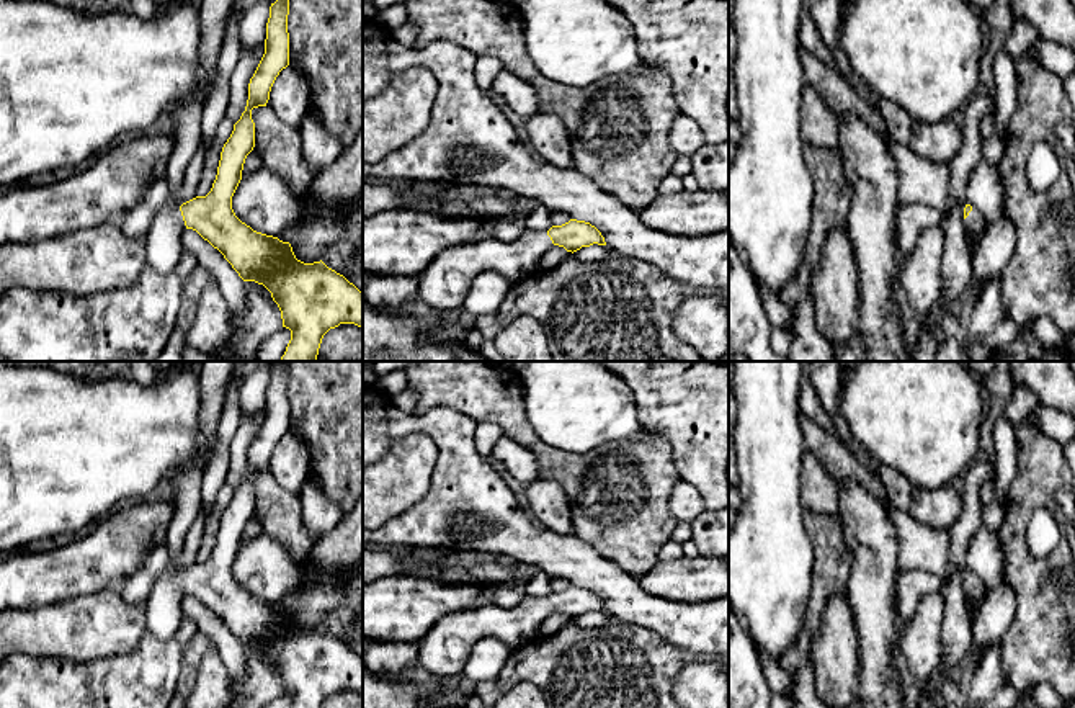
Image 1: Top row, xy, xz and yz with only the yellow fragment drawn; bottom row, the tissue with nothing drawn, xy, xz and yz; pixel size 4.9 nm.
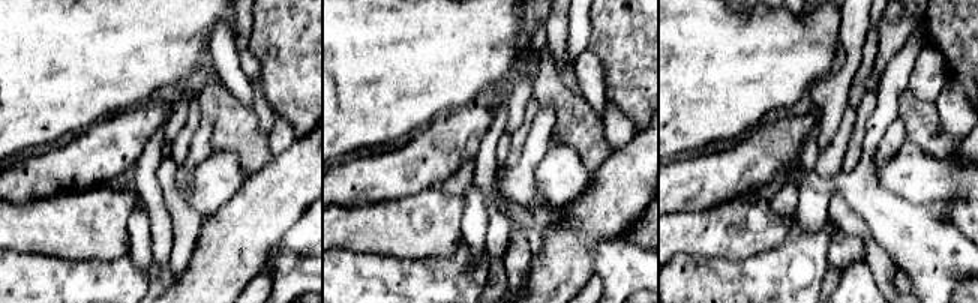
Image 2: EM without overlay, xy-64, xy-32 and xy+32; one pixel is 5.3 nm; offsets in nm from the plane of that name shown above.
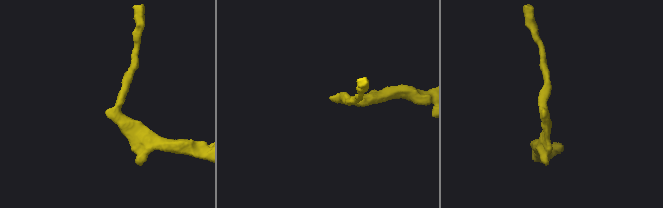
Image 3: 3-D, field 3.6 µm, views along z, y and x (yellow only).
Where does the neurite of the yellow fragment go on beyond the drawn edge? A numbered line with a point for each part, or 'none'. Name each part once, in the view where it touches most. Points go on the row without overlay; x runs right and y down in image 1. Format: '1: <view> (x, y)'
1: xy (164, 605)

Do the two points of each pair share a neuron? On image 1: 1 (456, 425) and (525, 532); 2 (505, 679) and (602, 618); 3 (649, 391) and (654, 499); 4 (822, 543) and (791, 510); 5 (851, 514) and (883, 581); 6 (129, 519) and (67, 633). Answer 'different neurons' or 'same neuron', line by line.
1: same neuron
2: different neurons
3: different neurons
4: different neurons
5: same neuron
6: different neurons

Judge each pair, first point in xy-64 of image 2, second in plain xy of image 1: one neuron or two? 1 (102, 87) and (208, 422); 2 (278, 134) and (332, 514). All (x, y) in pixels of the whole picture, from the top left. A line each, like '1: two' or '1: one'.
1: two
2: one

